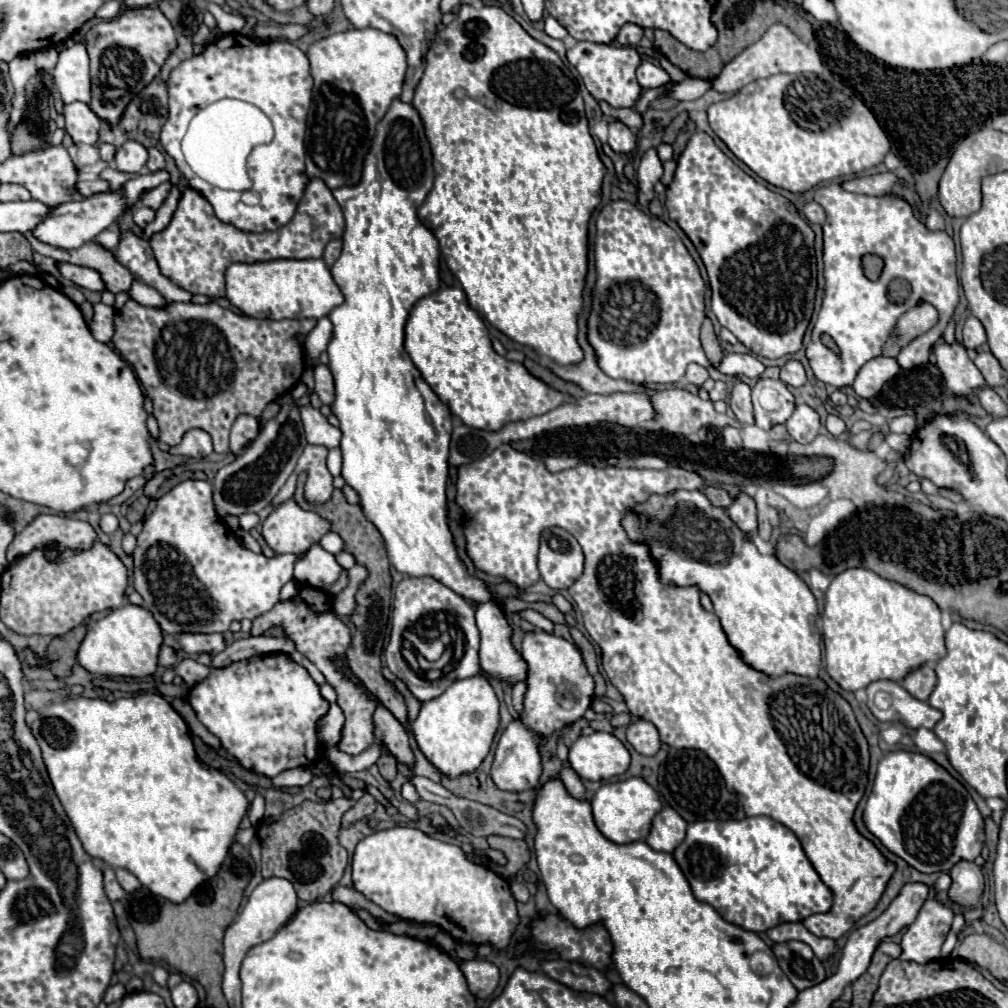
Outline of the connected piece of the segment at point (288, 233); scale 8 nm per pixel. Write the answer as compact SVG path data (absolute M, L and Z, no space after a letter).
M324 180L308 182L304 196L296 208L296 214L286 226L274 232L266 230L260 234L244 232L232 224L220 222L210 202L194 188L186 188L182 192L176 212L172 214L172 220L164 230L156 232L150 238L150 246L154 250L154 258L158 262L160 272L170 282L184 288L190 294L224 298L226 296L224 272L230 264L234 262L252 264L278 258L322 258L324 246L330 240L340 238L342 232L344 232L344 216Z

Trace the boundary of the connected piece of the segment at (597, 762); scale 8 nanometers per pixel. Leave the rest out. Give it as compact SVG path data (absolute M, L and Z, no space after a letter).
M606 732L580 736L570 746L568 760L574 772L586 780L610 780L612 776L624 774L630 766L626 746Z

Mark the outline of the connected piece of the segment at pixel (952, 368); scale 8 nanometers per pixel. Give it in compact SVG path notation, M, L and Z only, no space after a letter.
M940 342L934 350L934 356L948 390L956 396L968 396L970 400L976 400L972 392L976 386L984 386L984 376L968 358L966 348L960 342Z

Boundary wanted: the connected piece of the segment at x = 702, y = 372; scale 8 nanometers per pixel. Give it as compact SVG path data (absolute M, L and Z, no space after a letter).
M690 364L688 370L686 370L686 380L696 384L696 386L702 386L708 378L710 378L708 370L704 366L700 366L700 364Z

